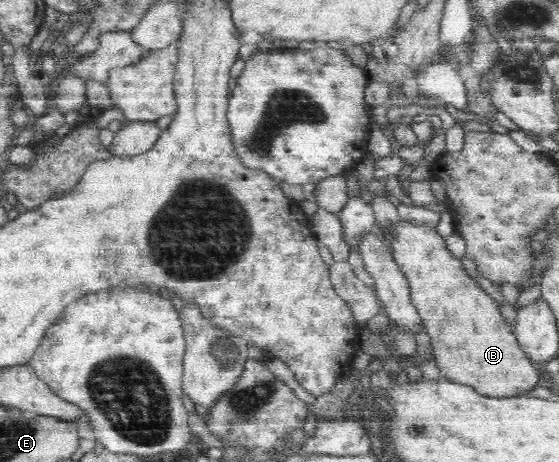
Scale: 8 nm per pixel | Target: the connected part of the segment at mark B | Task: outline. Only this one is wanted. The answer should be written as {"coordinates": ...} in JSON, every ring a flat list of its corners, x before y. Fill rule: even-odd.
{"coordinates":[[400,220,389,231,388,243,391,256,400,265,400,271,406,275,412,304,422,319,423,330,428,333,437,367,441,378,471,386,477,394,491,398,505,398,522,395,538,385,539,368,531,361,500,314,495,300,470,278,461,260,454,257,446,247,444,238,436,229,416,226,411,222]]}

